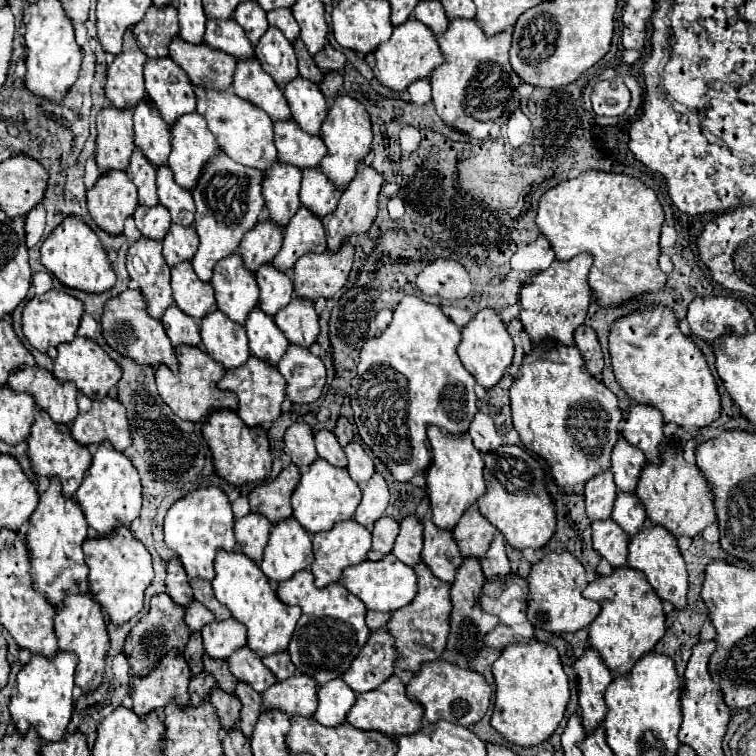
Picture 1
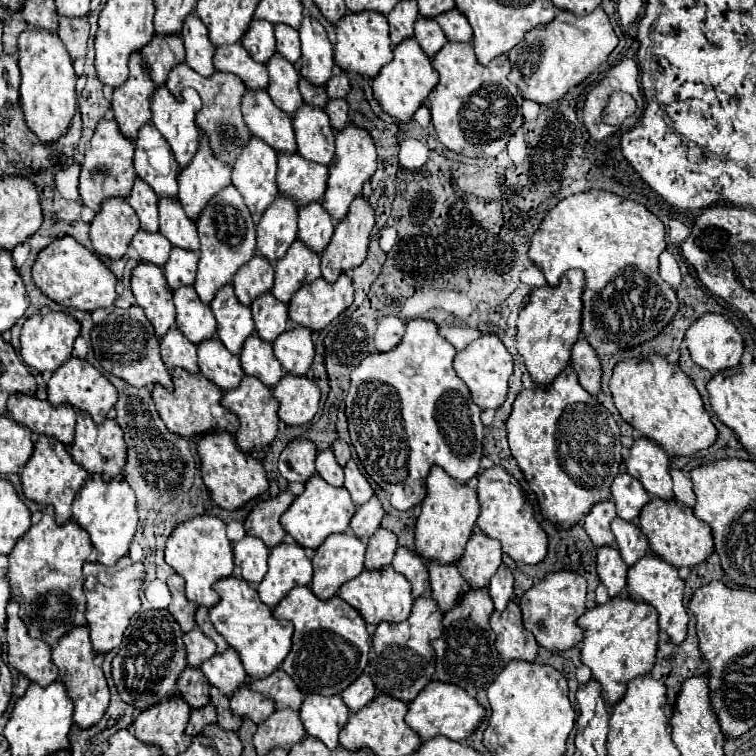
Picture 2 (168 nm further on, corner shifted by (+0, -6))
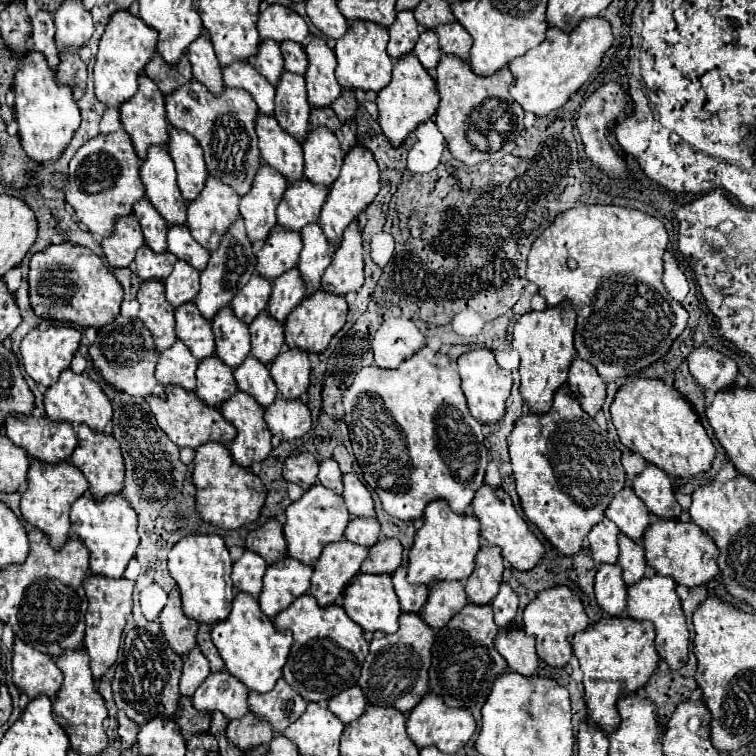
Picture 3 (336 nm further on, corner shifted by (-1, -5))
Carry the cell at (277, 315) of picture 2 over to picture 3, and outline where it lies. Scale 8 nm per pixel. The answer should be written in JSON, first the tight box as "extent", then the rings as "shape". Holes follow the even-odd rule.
{"extent":[250,310,284,364],"shape":[[[262,310],[250,324],[252,356],[270,364],[284,346],[284,324],[270,318],[268,310]]]}

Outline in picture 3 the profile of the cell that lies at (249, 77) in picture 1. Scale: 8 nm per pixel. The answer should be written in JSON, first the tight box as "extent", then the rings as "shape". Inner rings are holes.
{"extent":[256,114,304,180],"shape":[[[258,114],[256,134],[258,134],[258,148],[266,164],[284,174],[286,180],[298,180],[304,176],[302,146],[294,136],[290,136],[286,130],[280,128],[274,116]]]}

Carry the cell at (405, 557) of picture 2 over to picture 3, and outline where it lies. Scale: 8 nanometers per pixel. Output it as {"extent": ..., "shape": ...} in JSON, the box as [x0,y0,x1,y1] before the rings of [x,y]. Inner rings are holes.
{"extent":[392,566,428,612],"shape":[[[400,566],[392,576],[402,612],[420,612],[428,600],[428,588],[424,584],[410,584],[406,580],[406,566]]]}

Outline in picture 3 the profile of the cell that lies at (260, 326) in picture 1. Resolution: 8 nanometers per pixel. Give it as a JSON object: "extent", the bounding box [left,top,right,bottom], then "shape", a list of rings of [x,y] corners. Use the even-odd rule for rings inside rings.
{"extent":[234,356,278,406],"shape":[[[248,356],[242,362],[242,366],[234,370],[234,378],[236,378],[238,388],[252,394],[262,406],[268,406],[270,402],[274,402],[278,388],[276,388],[274,378],[270,376],[268,364],[260,362],[254,356]]]}

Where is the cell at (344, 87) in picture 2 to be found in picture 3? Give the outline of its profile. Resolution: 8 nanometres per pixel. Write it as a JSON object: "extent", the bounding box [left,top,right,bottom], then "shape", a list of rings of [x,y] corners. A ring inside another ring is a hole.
{"extent":[332,88,358,122],"shape":[[[344,88],[342,94],[336,98],[336,102],[332,102],[332,108],[334,108],[334,112],[340,116],[342,122],[344,122],[346,118],[352,118],[354,112],[356,112],[356,108],[358,108],[358,102],[356,102],[356,98],[354,98],[354,90]]]}

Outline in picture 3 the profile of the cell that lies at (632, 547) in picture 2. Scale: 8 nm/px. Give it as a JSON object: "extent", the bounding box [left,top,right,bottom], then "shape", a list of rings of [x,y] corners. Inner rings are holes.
{"extent":[618,534,646,586],"shape":[[[618,534],[618,546],[620,546],[620,556],[618,556],[618,564],[622,566],[624,574],[624,582],[626,586],[638,582],[644,576],[646,570],[646,558],[644,558],[644,546],[640,546],[638,542],[634,542],[632,538],[628,538],[626,534]]]}

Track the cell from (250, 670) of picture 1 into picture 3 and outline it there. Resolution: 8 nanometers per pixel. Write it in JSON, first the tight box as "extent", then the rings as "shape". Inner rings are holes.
{"extent":[226,712,274,750],"shape":[[[246,712],[242,718],[236,718],[228,724],[226,736],[240,750],[248,750],[258,744],[268,744],[274,736],[274,730],[268,720],[258,718],[252,712]]]}

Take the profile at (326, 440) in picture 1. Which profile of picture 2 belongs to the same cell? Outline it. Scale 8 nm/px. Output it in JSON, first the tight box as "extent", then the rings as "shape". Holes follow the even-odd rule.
{"extent":[317,449,343,487],"shape":[[[325,449],[317,455],[317,475],[325,477],[325,481],[333,487],[343,487],[343,467],[335,461],[331,449]]]}

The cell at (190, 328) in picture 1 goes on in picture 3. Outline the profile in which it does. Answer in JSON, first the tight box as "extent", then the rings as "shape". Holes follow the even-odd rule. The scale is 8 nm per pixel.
{"extent":[156,340,198,390],"shape":[[[176,340],[168,350],[160,352],[156,366],[156,378],[160,384],[178,384],[186,390],[196,388],[196,366],[198,360],[190,354],[188,346],[182,340]]]}

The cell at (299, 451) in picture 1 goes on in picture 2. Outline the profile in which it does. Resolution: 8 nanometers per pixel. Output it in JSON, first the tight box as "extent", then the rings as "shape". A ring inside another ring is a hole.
{"extent":[279,441,317,483],"shape":[[[293,441],[279,457],[279,473],[287,481],[307,483],[315,475],[317,447],[311,441]]]}

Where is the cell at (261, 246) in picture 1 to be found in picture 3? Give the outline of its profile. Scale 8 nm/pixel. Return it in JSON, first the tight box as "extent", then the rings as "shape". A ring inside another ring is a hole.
{"extent":[230,274,272,324],"shape":[[[254,274],[250,282],[230,302],[230,306],[234,308],[234,314],[246,324],[250,324],[258,316],[258,312],[262,312],[268,306],[270,290],[272,290],[270,282],[260,274]]]}

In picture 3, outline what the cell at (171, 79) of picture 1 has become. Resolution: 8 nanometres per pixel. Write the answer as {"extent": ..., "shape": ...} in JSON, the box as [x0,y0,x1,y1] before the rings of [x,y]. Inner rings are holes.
{"extent":[168,126,206,200],"shape":[[[170,126],[170,140],[168,140],[168,152],[176,164],[178,172],[178,186],[186,200],[198,196],[198,190],[202,190],[202,182],[206,180],[206,164],[204,154],[198,144],[186,130],[178,130]]]}

